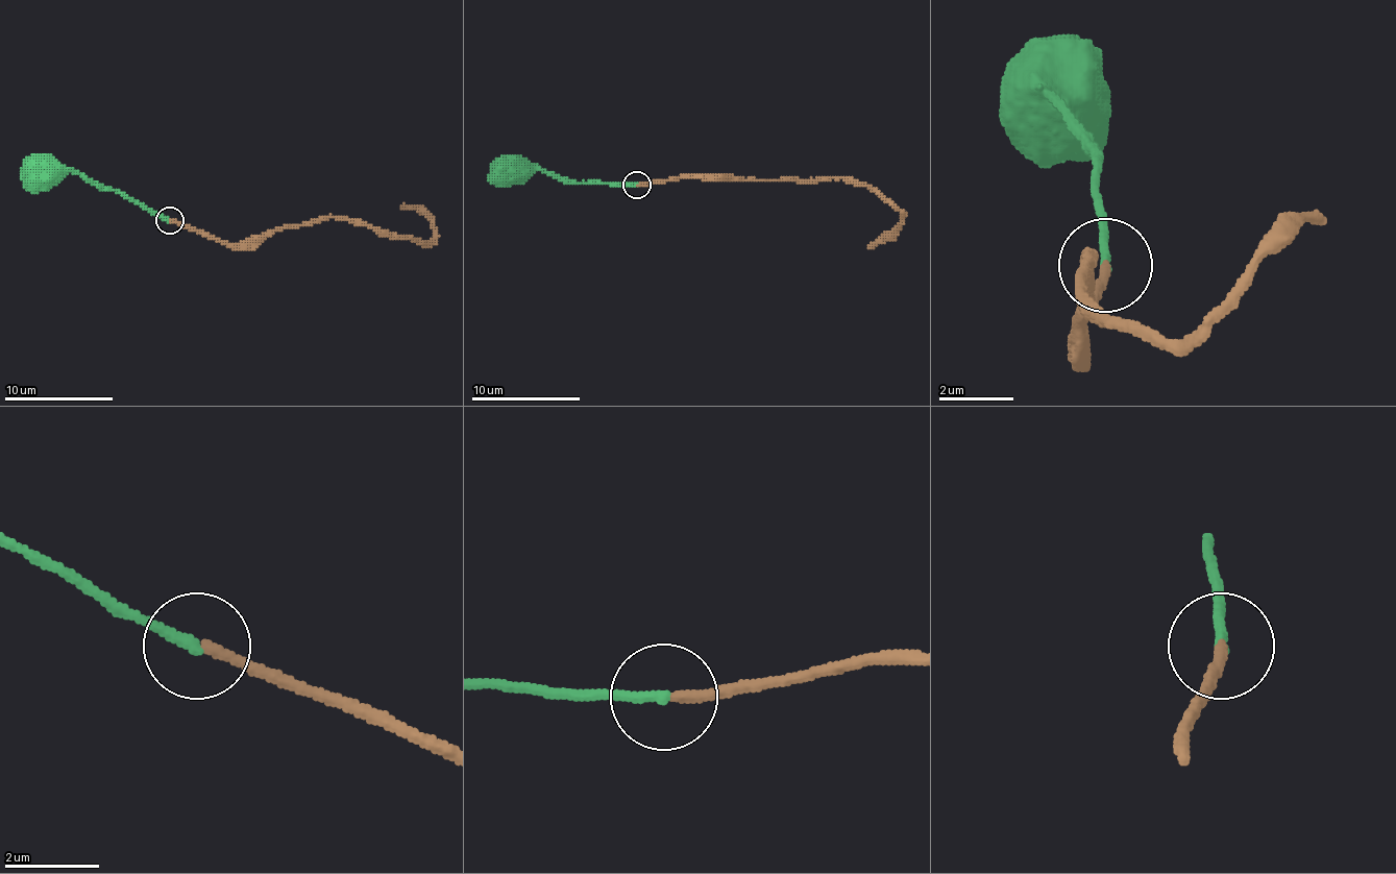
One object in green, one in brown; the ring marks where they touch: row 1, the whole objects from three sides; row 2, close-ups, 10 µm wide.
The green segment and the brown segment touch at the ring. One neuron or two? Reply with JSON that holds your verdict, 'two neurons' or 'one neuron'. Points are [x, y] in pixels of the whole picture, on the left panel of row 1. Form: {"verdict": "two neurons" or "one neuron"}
{"verdict": "two neurons"}

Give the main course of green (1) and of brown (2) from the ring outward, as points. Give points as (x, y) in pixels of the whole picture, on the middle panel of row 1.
1: (637, 186), (564, 183), (545, 169), (507, 169)
2: (637, 186), (698, 177), (743, 180), (847, 177), (871, 186), (901, 216), (901, 223), (887, 237), (868, 248)

